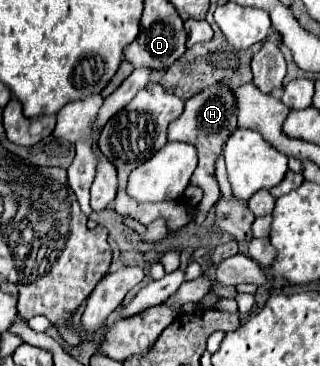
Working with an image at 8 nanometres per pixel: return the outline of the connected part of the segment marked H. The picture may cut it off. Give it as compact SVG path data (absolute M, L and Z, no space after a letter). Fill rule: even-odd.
M215 84L207 90L203 90L201 94L189 98L185 102L183 114L169 126L169 140L189 142L199 152L199 164L197 164L197 168L191 176L191 184L199 186L205 192L203 200L197 204L197 216L195 216L197 224L203 224L209 210L213 208L213 204L219 198L219 184L217 184L217 178L215 178L215 160L221 154L221 144L227 138L227 132L235 126L237 126L237 114L233 110L233 94L223 84Z

